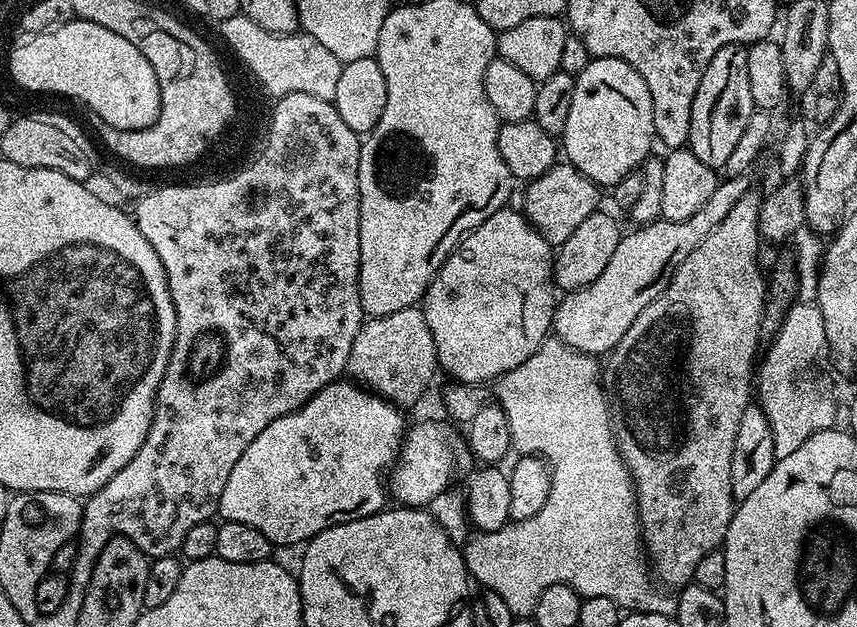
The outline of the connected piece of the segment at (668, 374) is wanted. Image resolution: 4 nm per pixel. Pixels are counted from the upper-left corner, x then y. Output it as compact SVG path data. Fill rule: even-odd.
M750 190L746 194L742 194L742 198L738 198L738 203L730 210L730 214L726 214L726 218L722 218L722 222L718 222L718 226L714 226L714 230L710 230L710 234L706 234L706 238L702 238L702 242L695 248L686 258L686 262L682 262L682 266L678 266L678 270L670 278L670 282L658 294L658 298L654 298L650 302L650 306L646 306L646 310L642 310L642 314L638 314L638 318L634 318L634 326L630 326L630 330L626 330L624 337L617 342L616 347L610 353L608 368L606 364L606 371L602 376L602 383L604 385L604 394L608 401L608 414L612 422L612 434L616 438L616 449L620 451L620 456L624 460L624 465L628 467L629 472L632 473L632 483L636 492L636 513L640 515L640 534L646 559L650 565L651 571L654 573L655 579L661 585L667 586L669 589L676 590L681 586L689 583L694 574L694 566L698 566L698 562L711 552L717 551L723 545L724 535L732 521L732 513L734 511L734 501L732 498L732 483L730 482L730 458L734 454L734 438L738 434L738 422L742 418L742 414L750 407L750 389L754 384L754 365L758 360L758 352L756 350L760 346L760 323L764 320L764 304L766 306L766 280L765 277L760 277L760 244L762 245L762 237L760 234L760 201L762 199L761 193L756 193L756 190Z

